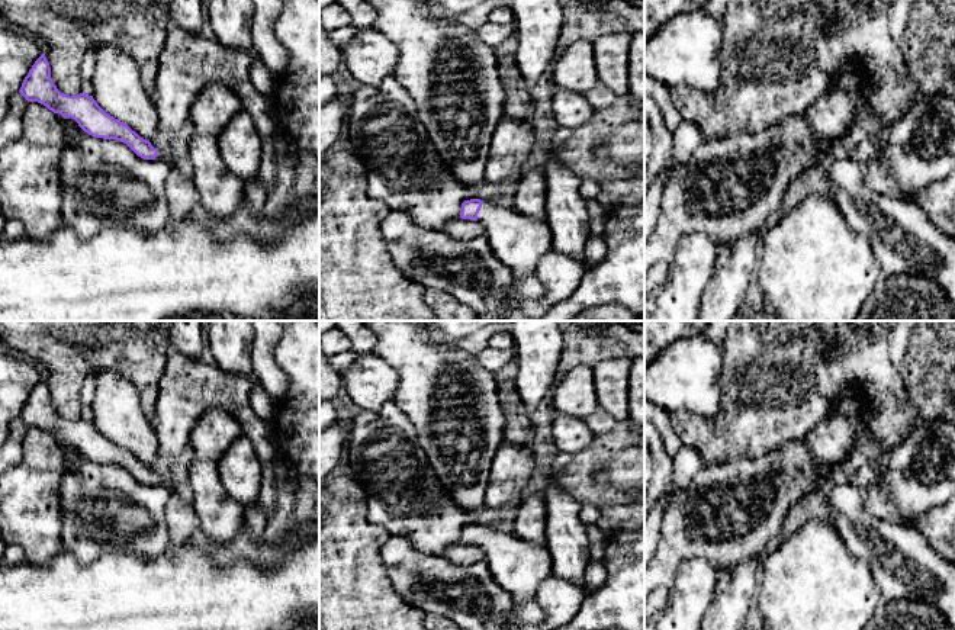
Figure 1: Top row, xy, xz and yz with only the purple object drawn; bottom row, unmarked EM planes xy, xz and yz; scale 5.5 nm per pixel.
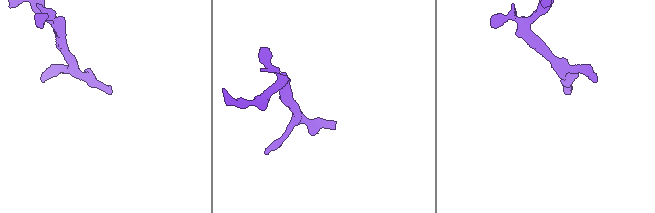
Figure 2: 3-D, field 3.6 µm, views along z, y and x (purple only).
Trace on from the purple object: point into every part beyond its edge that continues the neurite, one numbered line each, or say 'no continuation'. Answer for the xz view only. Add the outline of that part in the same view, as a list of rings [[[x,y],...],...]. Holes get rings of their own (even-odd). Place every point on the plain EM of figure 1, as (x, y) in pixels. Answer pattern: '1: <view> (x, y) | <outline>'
1: xz (518, 566) | [[[483,525],[478,547],[495,582],[508,591],[517,608],[536,598],[540,584],[552,575],[552,555],[546,546],[528,543],[514,533]]]

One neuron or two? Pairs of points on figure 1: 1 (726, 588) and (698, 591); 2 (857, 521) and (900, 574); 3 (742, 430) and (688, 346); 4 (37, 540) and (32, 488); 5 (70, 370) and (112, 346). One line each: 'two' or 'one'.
1: two
2: one
3: two
4: one
5: one

